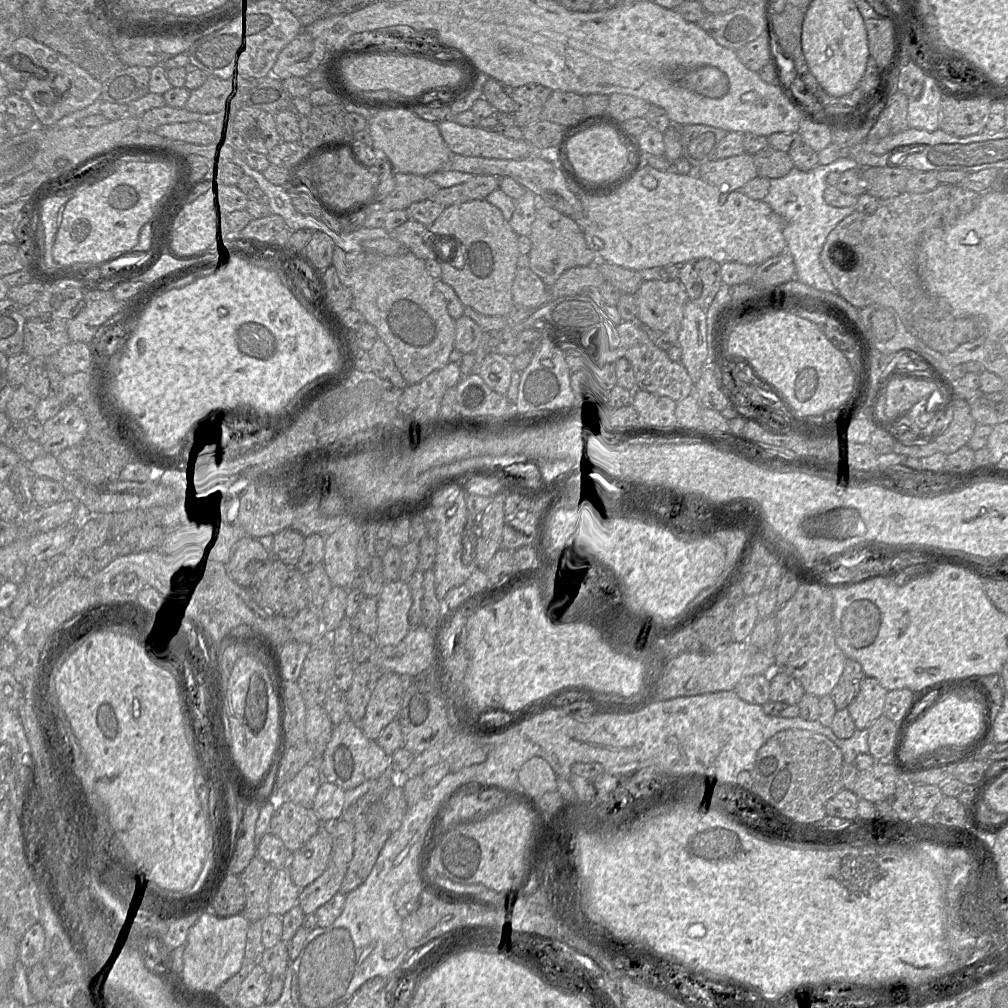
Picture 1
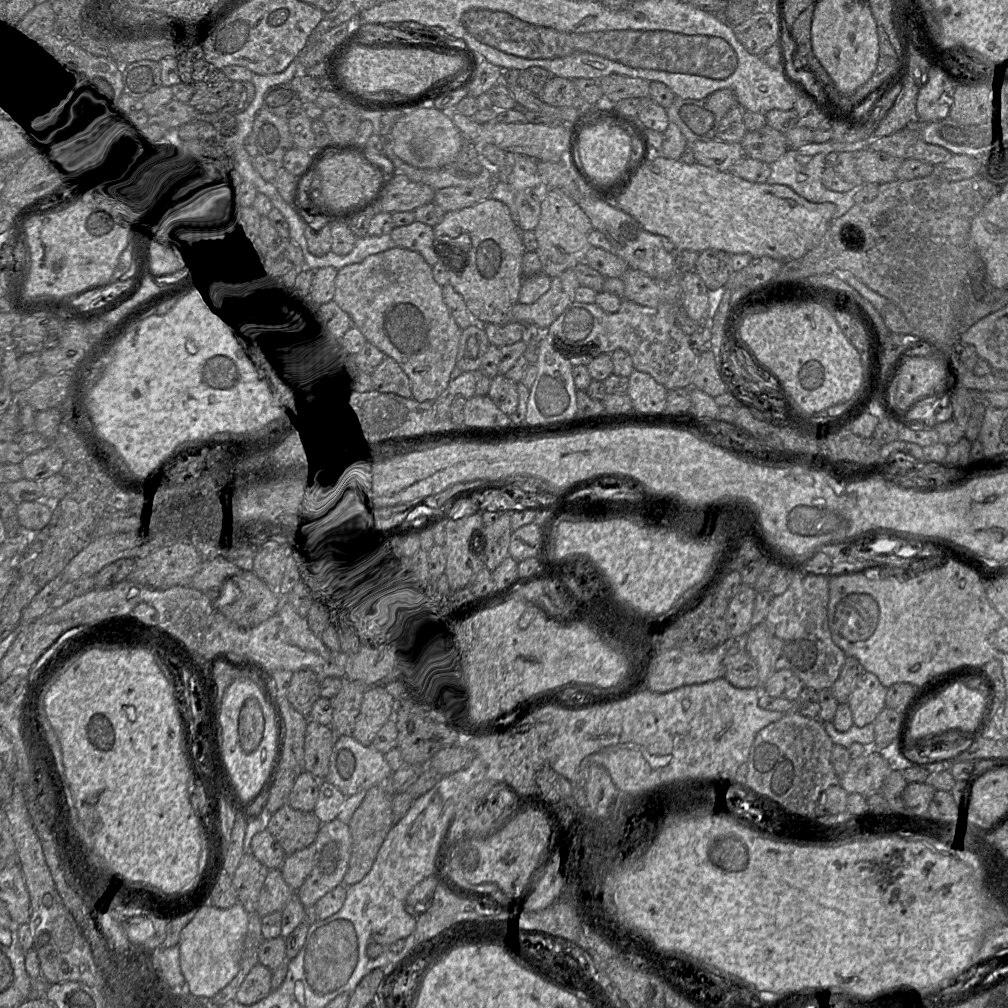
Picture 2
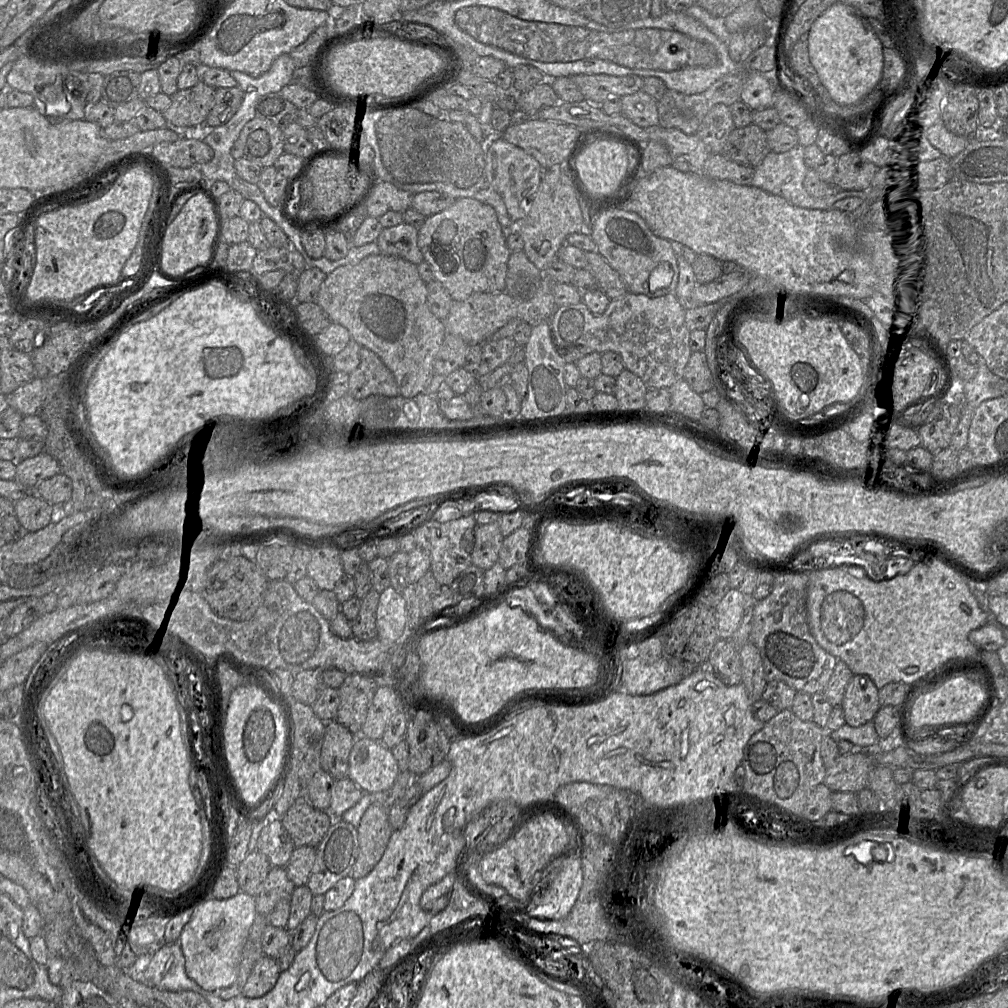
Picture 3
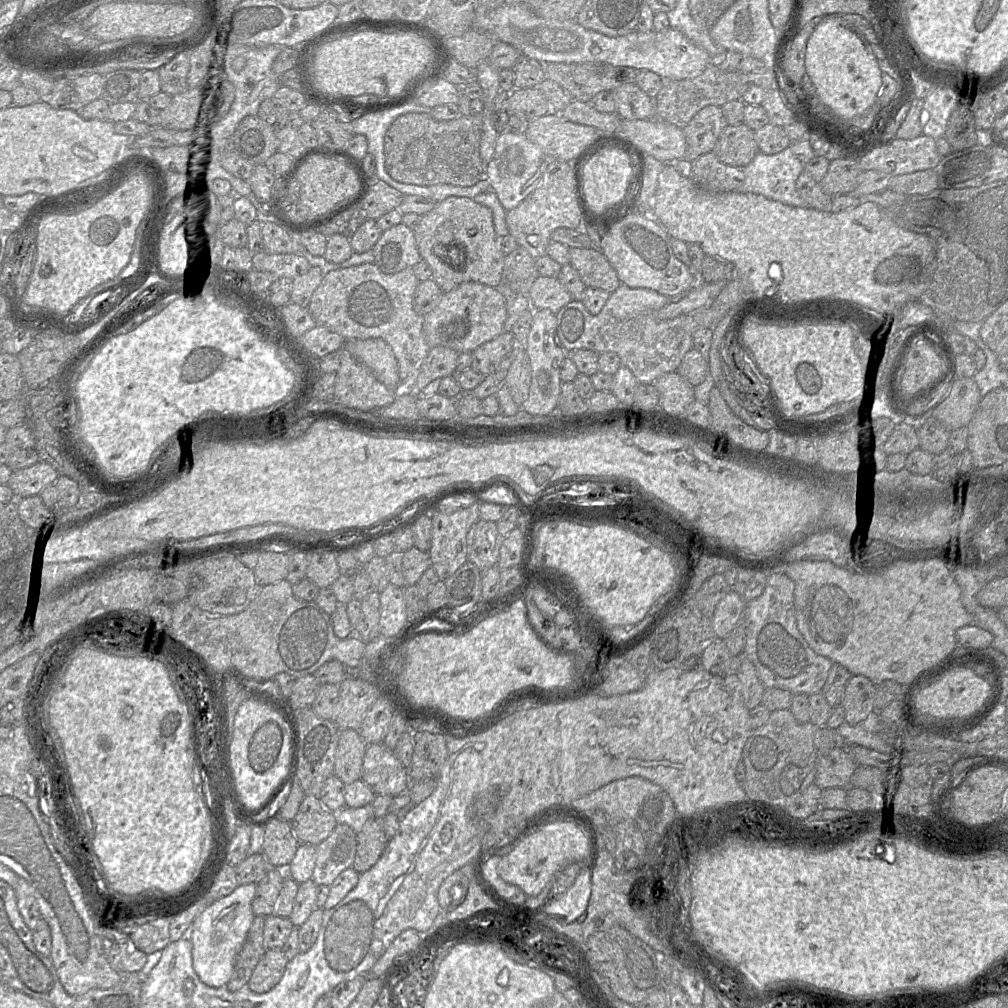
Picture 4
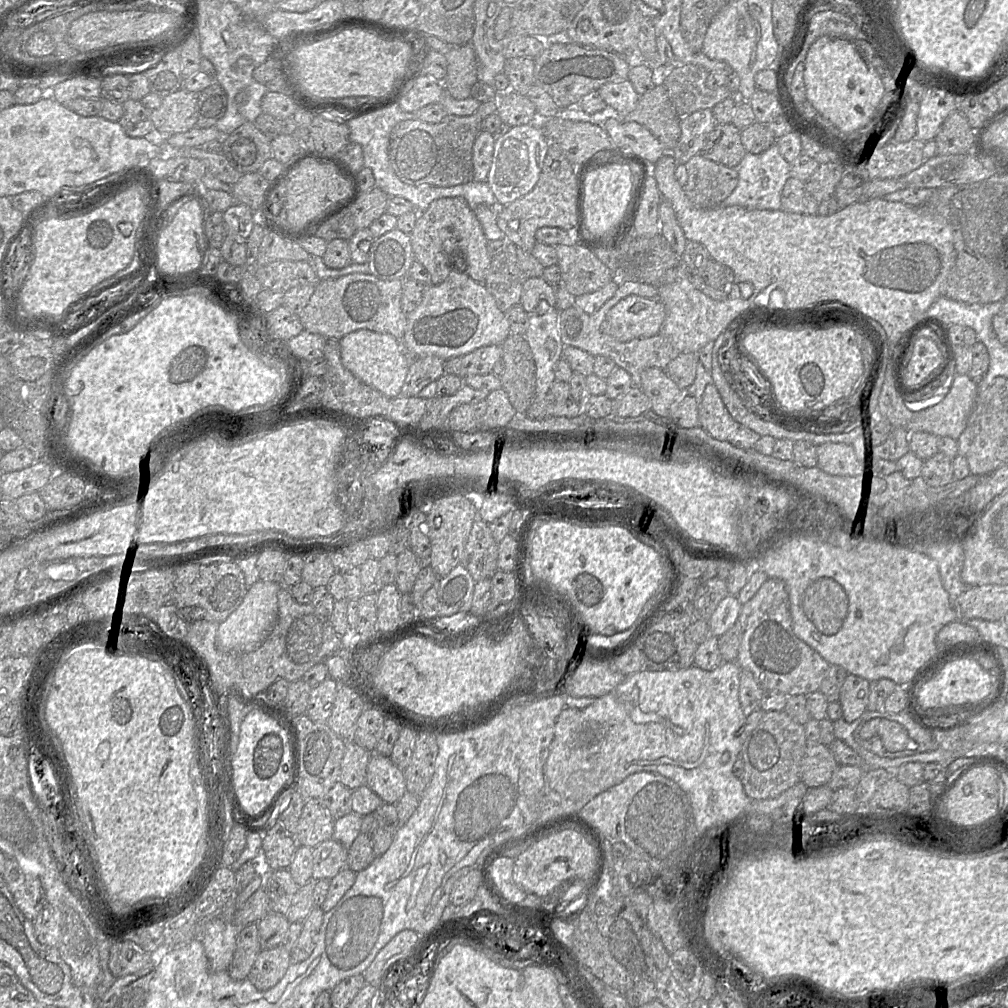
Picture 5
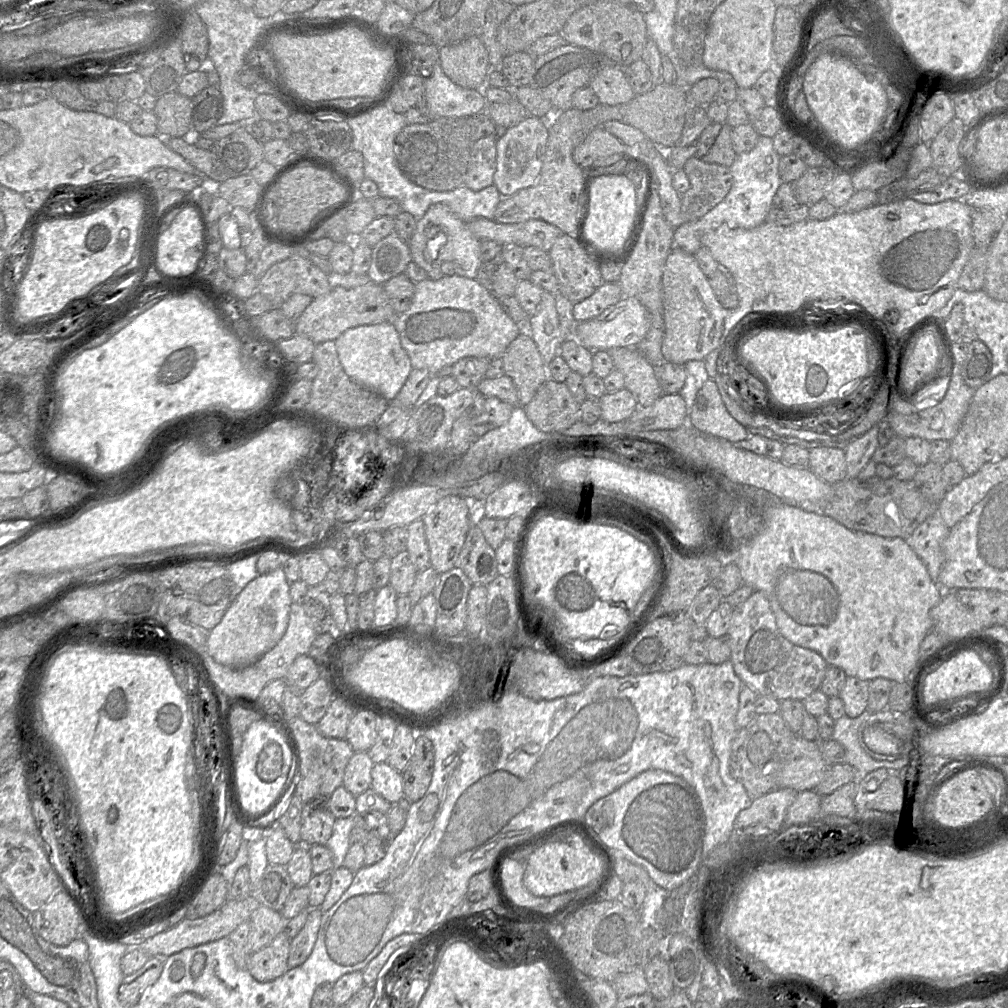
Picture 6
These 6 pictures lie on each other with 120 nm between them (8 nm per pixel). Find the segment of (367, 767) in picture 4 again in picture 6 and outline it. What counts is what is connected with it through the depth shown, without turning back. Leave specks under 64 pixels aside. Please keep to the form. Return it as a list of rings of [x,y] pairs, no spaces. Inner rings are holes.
[[[388,762],[375,763],[371,777],[371,788],[391,804],[397,804],[404,800],[402,774]]]

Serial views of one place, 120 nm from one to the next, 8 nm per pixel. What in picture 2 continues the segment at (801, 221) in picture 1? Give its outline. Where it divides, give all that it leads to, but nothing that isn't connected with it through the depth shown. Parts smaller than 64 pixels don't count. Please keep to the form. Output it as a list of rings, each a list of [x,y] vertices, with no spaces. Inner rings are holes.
[[[860,139],[854,142],[830,140],[824,143],[812,142],[798,149],[788,149],[778,160],[771,163],[771,174],[767,179],[769,184],[783,184],[790,187],[798,195],[814,203],[827,203],[836,207],[833,218],[845,214],[854,204],[854,196],[858,191],[854,187],[848,192],[836,192],[826,188],[822,182],[822,175],[826,168],[826,156],[831,152],[854,152],[868,147],[872,139]]]

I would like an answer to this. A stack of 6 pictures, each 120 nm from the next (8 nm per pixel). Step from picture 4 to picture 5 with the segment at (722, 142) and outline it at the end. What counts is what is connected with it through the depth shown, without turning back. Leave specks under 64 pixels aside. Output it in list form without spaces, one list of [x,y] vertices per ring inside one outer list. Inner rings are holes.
[[[717,124],[700,152],[705,158],[735,168],[747,153],[741,130],[734,124]]]

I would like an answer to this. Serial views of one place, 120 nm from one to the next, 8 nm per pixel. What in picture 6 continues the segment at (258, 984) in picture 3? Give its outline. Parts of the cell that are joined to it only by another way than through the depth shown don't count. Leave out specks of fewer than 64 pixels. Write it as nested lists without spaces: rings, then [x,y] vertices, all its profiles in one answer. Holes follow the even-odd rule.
[[[284,931],[273,941],[250,954],[247,960],[247,970],[259,982],[269,982],[283,975],[288,968],[288,955],[291,939]]]

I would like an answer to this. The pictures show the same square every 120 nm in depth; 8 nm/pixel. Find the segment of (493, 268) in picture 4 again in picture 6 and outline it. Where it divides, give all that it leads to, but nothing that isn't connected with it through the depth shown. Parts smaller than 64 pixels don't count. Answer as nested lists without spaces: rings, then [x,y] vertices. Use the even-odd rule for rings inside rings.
[[[434,204],[424,216],[416,222],[415,230],[408,240],[408,246],[414,261],[431,280],[439,280],[447,275],[461,275],[476,279],[482,260],[480,258],[480,241],[459,219],[443,204]]]

